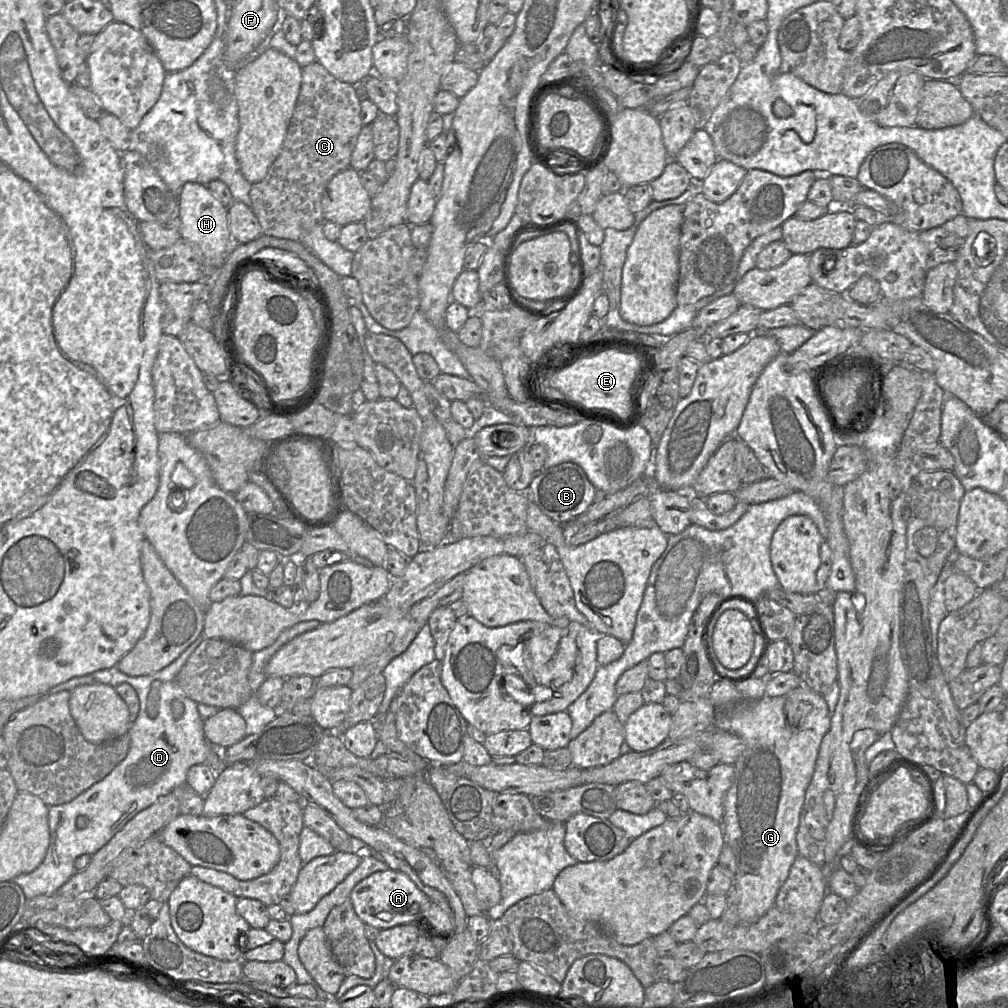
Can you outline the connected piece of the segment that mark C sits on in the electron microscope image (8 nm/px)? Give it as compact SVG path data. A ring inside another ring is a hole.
M319 62L302 67L302 83L282 149L260 182L252 184L251 209L262 233L278 238L302 241L316 225L323 225L322 196L326 185L337 173L350 167L351 154L363 127L360 116L361 97L357 88L331 75Z

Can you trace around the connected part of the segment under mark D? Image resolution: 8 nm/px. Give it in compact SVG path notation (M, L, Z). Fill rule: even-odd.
M192 644L171 664L162 670L149 675L128 676L122 673L117 666L93 672L91 675L97 683L103 683L116 687L121 683L130 684L136 691L140 711L136 720L131 723L128 732L130 736L130 747L127 756L121 761L105 778L92 785L72 801L49 806L48 823L50 842L42 863L32 872L16 876L12 881L21 887L26 899L32 899L40 895L53 895L65 884L76 872L74 862L83 854L94 855L100 848L106 845L111 838L120 831L124 825L134 818L138 813L154 804L158 798L169 794L175 788L187 784L187 775L191 766L206 763L206 759L212 749L212 744L207 741L203 732L202 717L198 712L198 703L186 696L184 691L176 682L176 676L180 672L193 651L201 644ZM154 681L160 681L159 686L159 713L157 717L150 718L147 713L148 694ZM179 700L184 705L184 712L180 718L175 718L172 713L171 704Z

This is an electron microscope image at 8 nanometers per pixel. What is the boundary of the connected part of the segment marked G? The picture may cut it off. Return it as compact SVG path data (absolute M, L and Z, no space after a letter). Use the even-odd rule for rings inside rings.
M717 678L710 689L708 697L715 708L713 728L717 731L725 731L739 736L744 740L746 745L744 752L734 764L734 778L724 798L724 816L721 825L724 831L725 842L732 848L736 858L736 873L733 879L733 886L737 894L740 922L741 924L752 924L775 906L777 893L786 881L790 868L798 855L796 833L799 827L800 813L805 801L807 787L813 776L821 741L830 728L831 714L822 694L811 690L803 684L783 696L763 697L755 701L744 698L737 690L735 683L728 678Z

